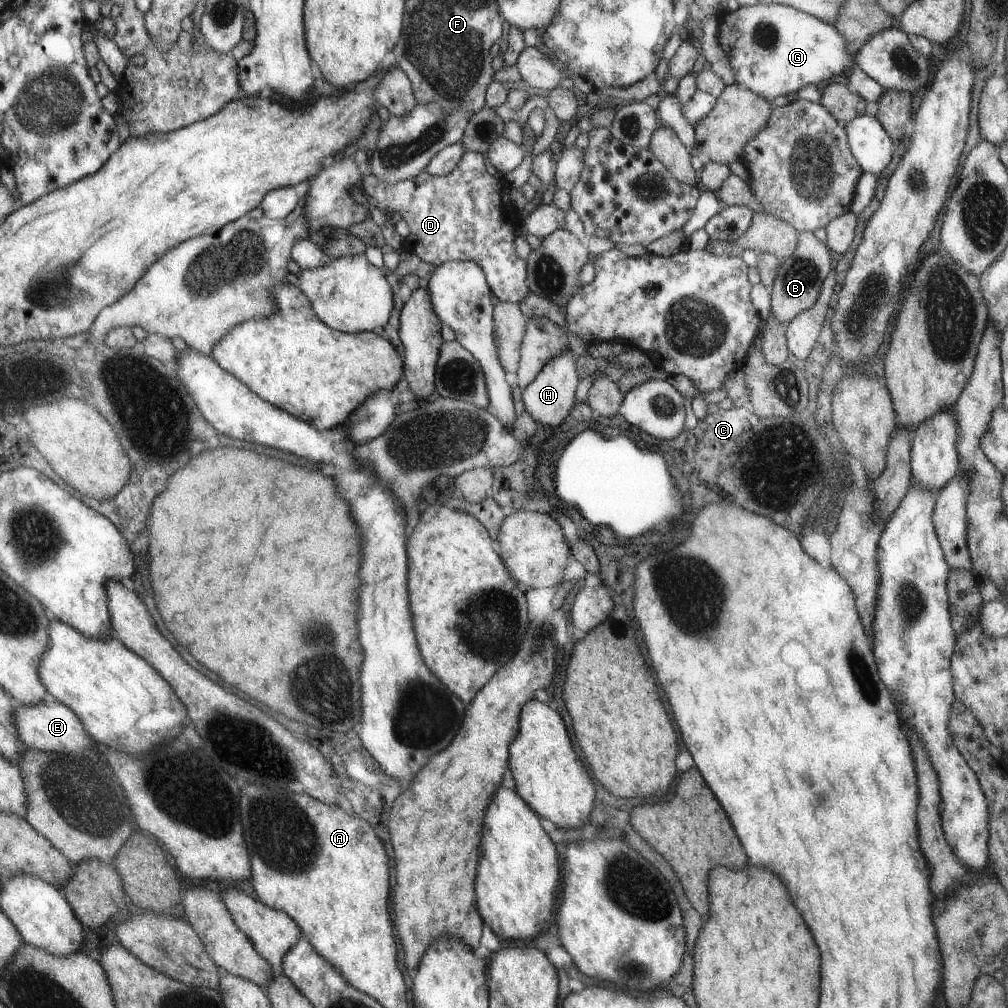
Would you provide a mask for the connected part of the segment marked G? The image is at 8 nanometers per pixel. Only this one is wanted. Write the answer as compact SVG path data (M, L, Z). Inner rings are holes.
M757 3L753 6L738 7L734 11L724 12L719 16L719 20L716 36L731 67L734 82L749 88L765 99L771 100L775 96L797 92L807 84L827 82L826 80L832 76L849 70L855 62L855 57L848 49L848 41L837 32L833 25L792 6Z

